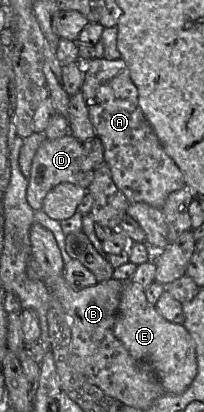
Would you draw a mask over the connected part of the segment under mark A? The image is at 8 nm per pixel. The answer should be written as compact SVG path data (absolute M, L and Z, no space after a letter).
M95 58L85 63L84 72L85 79L81 92L87 104L95 134L103 144L104 163L109 166L115 185L126 196L129 203L143 202L162 209L169 194L183 188L185 180L178 166L164 151L141 110L138 91L131 80L126 63L121 58L117 60Z

